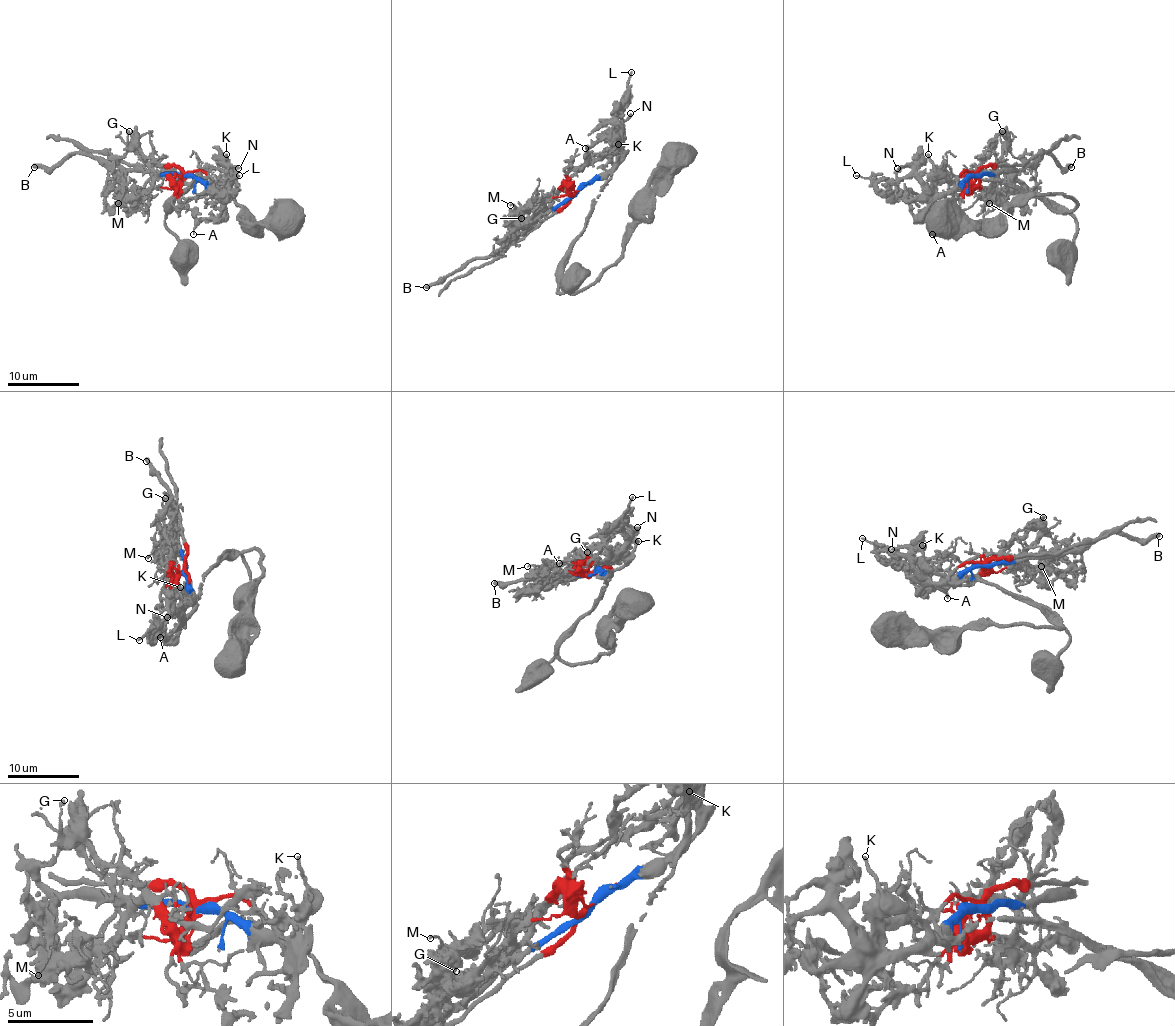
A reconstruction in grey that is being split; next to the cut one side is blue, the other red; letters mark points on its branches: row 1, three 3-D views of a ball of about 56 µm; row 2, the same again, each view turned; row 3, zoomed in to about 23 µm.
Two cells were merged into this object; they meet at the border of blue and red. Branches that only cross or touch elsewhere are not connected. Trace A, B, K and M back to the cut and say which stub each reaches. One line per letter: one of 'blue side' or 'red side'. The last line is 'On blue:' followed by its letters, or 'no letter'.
A: blue side
B: blue side
K: blue side
M: red side
On blue: A, B, K

